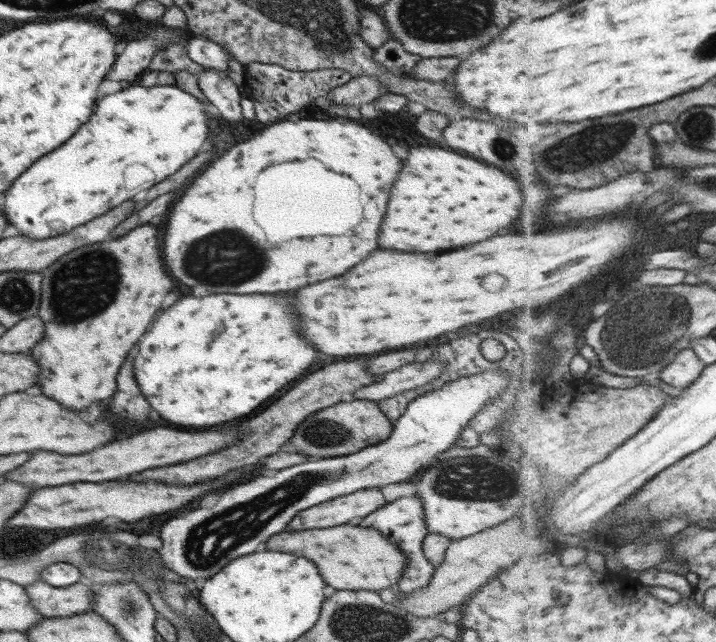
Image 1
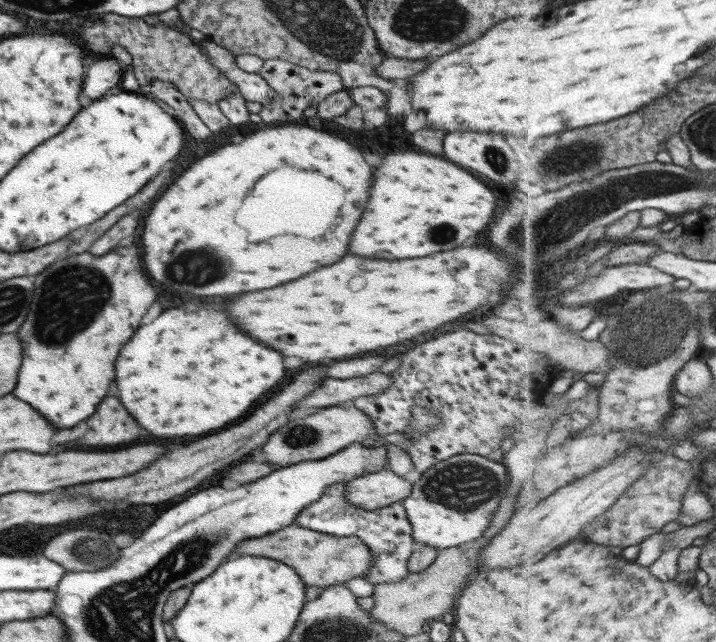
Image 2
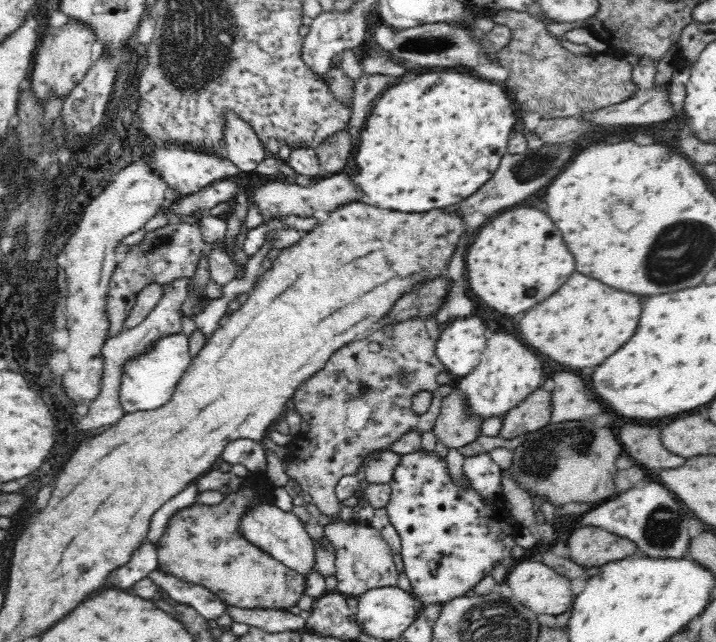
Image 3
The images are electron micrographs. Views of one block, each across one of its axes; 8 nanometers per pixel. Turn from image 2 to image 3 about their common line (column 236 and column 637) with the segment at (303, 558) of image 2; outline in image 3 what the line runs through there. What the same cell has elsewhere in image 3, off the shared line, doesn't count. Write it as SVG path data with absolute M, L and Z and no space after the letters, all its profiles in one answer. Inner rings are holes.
M594 526L576 528L568 538L569 559L588 568L624 560L638 552L638 546L634 542Z

